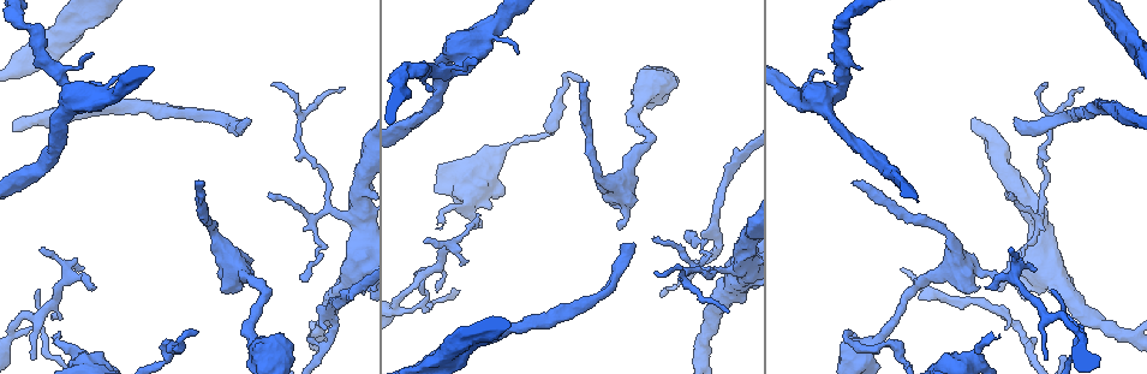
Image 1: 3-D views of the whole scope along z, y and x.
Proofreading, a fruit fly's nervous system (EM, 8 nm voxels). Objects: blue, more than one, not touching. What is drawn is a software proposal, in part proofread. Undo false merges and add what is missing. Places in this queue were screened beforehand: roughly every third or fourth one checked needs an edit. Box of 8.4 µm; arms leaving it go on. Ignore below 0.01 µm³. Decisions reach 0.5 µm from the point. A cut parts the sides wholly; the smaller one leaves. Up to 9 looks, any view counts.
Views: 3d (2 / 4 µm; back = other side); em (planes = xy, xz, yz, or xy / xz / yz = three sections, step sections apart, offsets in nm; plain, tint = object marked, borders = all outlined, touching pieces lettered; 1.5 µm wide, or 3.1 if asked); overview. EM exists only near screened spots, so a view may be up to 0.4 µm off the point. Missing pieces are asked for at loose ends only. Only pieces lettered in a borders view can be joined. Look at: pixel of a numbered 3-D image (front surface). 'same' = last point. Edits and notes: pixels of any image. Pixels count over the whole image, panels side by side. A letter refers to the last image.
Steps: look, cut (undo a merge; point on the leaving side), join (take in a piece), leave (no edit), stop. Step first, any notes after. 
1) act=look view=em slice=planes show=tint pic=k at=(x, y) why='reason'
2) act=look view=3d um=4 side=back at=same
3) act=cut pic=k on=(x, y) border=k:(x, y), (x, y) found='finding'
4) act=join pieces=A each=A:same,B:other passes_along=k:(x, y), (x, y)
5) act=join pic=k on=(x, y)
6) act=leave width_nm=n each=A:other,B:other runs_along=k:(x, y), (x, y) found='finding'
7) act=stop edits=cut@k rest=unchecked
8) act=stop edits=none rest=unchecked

act=look view=em slice=planes show=borders pic=1 at=(251, 119) why='branch stops here'

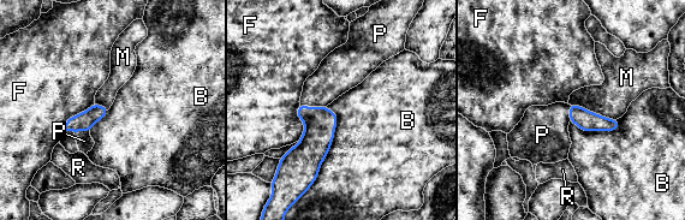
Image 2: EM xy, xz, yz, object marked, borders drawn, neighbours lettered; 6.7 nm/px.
act=join pic=2 on=(334, 76) longest_contact=B:550nm each=B:other,F:other,M:other,P:same,R:other found='the cell continues'

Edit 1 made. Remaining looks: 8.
act=look view=em slice=planes show=borders pic=1 at=(197, 332) why='free end'

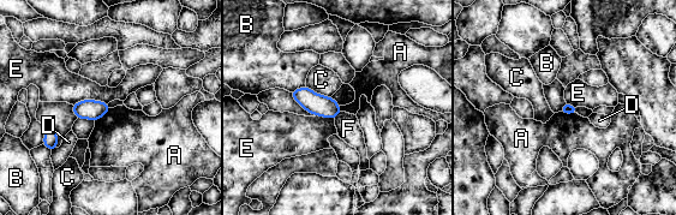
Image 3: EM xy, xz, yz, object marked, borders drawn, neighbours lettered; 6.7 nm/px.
act=leave each=A:other,B:other,C:other,D:other,E:other,F:other border=3:(109, 108), (95, 121) found='none of them fits'

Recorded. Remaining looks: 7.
act=look view=em slice=xy step=8 show=tint pic=1 at=(196, 181) why='free end'

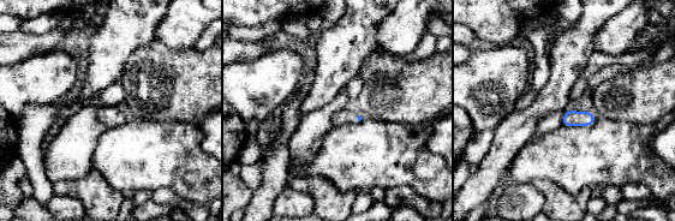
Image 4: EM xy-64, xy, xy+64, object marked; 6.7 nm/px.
act=look view=em slice=planes show=borders at=same

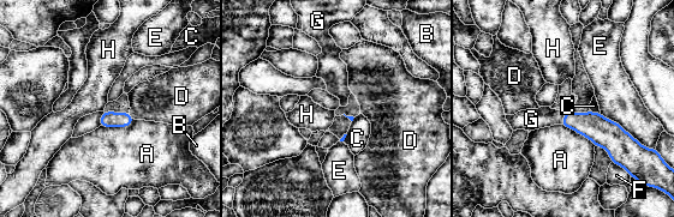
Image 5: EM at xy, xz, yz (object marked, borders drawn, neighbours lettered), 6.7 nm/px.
act=join pic=5 on=(531, 119) each=A:other,B:other,C:other,D:other,E:other,F:other,G:same,H:other passes_along=5:(594, 126), (564, 119), (531, 119) found='the cell continues'

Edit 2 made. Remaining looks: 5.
act=stop edits=join@2,join@5 rest=unchecked

